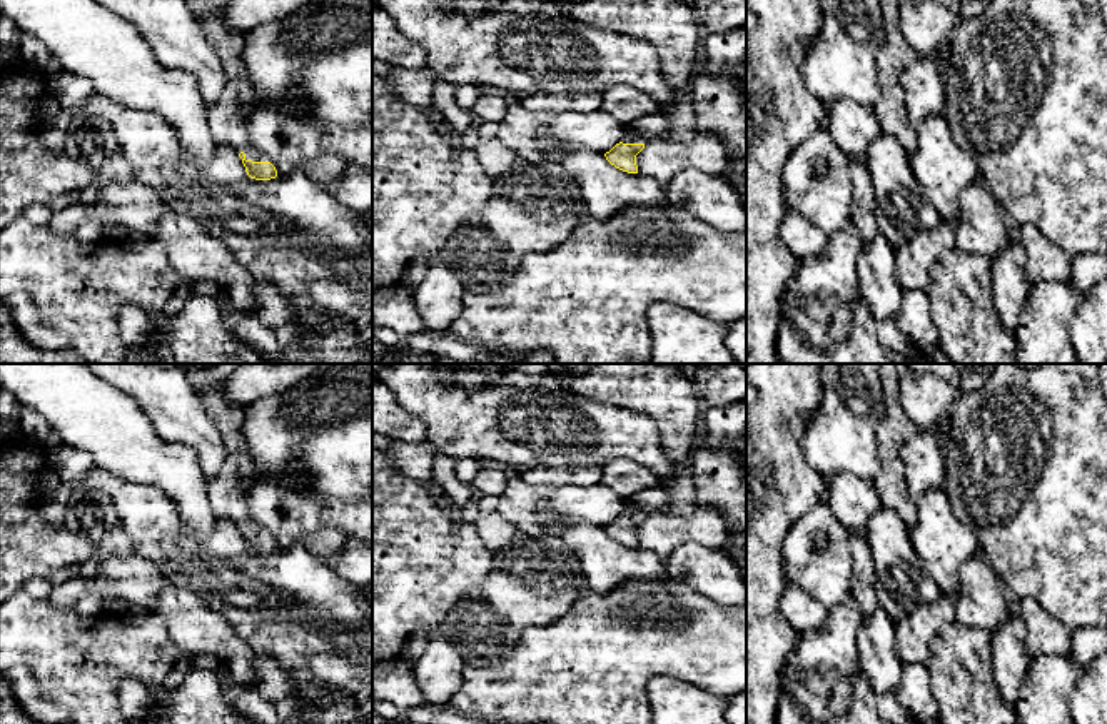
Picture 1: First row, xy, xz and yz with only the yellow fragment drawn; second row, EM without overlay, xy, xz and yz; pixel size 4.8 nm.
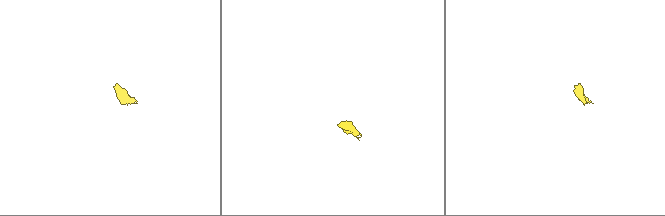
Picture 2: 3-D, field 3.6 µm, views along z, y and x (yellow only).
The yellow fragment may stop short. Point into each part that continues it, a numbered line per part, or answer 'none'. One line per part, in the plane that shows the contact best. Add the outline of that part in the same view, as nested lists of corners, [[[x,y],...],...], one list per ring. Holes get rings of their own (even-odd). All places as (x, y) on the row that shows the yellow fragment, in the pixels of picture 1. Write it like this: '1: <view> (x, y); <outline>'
1: xy (226, 117); [[[219,12],[197,18],[227,75],[220,98],[207,103],[209,130],[215,142],[229,143],[239,153],[244,152],[245,160],[270,162],[247,137],[245,118],[259,97],[244,65],[245,37],[227,32],[219,22]]]

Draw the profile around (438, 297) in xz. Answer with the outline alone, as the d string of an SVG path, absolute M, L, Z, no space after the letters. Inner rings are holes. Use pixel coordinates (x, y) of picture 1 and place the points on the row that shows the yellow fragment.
M437 254L429 255L426 277L412 292L424 329L446 334L463 309L464 294L456 272Z

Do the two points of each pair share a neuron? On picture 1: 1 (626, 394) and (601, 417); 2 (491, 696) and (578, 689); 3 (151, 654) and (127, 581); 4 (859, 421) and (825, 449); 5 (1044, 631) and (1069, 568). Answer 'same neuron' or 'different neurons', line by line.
1: different neurons
2: same neuron
3: different neurons
4: same neuron
5: different neurons

